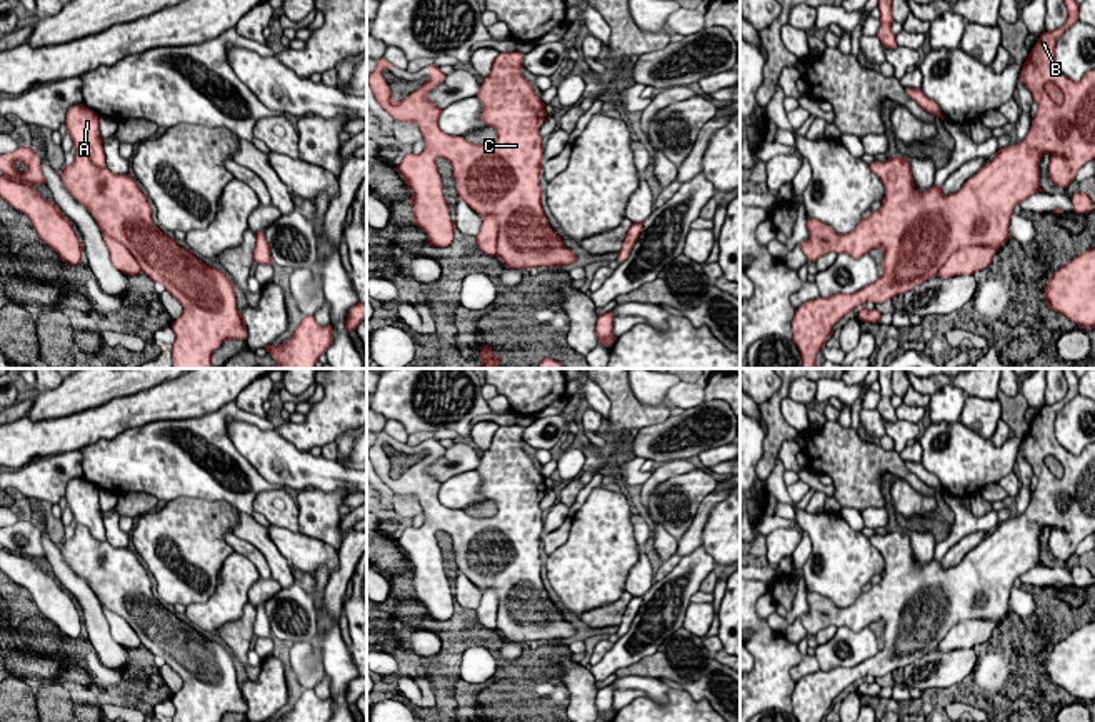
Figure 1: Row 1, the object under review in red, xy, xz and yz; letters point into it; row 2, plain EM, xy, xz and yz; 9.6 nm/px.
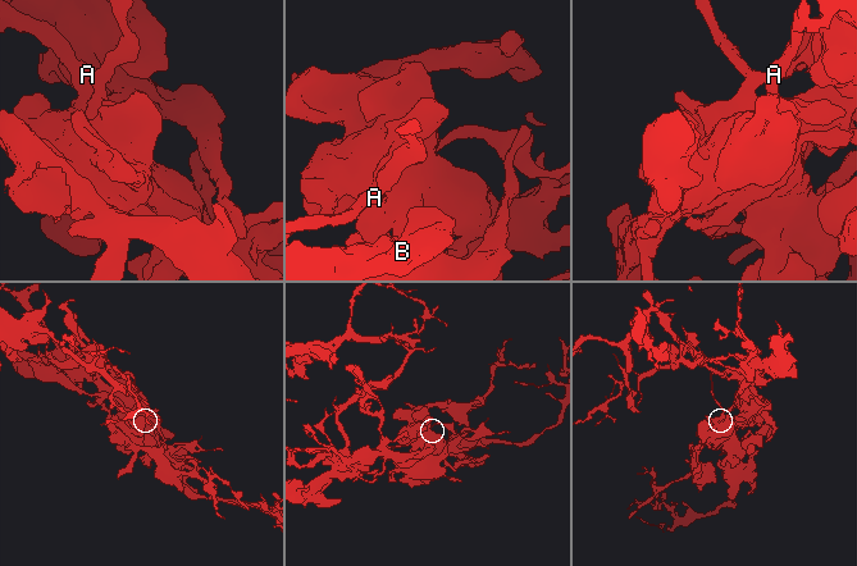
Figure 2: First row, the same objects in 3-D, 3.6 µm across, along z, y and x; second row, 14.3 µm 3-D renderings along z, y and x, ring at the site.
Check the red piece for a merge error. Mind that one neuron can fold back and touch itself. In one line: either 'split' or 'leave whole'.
split

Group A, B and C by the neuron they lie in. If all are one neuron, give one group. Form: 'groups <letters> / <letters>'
groups A / B C

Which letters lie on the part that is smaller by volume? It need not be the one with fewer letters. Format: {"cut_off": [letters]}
{"cut_off": ["A"]}

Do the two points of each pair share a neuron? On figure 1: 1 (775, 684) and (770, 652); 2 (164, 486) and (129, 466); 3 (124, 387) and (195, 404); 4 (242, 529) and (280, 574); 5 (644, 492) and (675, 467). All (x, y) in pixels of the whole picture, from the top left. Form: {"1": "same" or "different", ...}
{"1": "same", "2": "same", "3": "different", "4": "same", "5": "same"}

